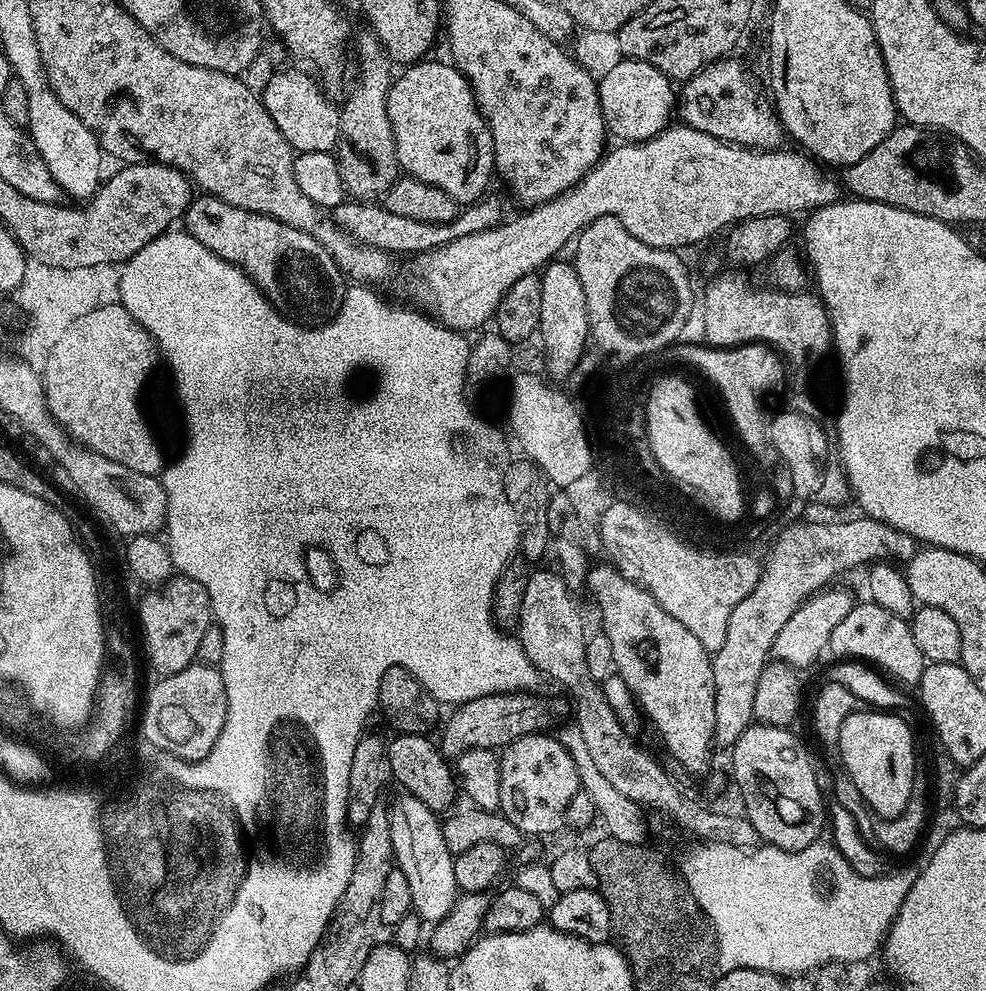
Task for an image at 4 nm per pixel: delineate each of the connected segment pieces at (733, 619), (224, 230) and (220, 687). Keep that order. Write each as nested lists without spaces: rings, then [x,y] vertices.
[[[861,515],[859,519],[860,520],[832,520],[829,524],[806,524],[807,522],[789,524],[775,540],[771,541],[769,548],[772,549],[769,550],[768,557],[763,557],[760,577],[754,586],[754,590],[750,590],[750,594],[746,594],[746,598],[742,598],[742,602],[738,602],[738,606],[734,606],[734,610],[730,614],[730,622],[726,622],[726,638],[722,642],[720,649],[711,653],[712,669],[714,670],[714,686],[716,687],[716,701],[714,702],[714,740],[717,745],[725,744],[725,746],[731,746],[736,744],[738,738],[742,738],[744,731],[752,727],[754,723],[752,718],[754,714],[754,690],[758,690],[758,678],[762,674],[764,665],[769,663],[774,640],[778,636],[778,632],[782,630],[782,626],[790,620],[790,616],[799,610],[809,597],[816,595],[816,593],[819,593],[821,590],[827,589],[829,585],[833,583],[831,580],[834,579],[835,576],[840,576],[843,572],[850,571],[851,568],[856,567],[858,564],[868,566],[873,562],[906,562],[910,558],[914,558],[914,554],[918,550],[918,541],[913,538],[913,536],[897,528],[892,528],[889,524],[883,524],[881,520],[870,516]]]
[[[207,194],[197,195],[189,202],[182,224],[202,246],[242,269],[277,312],[300,322],[323,322],[339,312],[346,276],[315,236]]]
[[[193,662],[178,674],[160,676],[142,700],[144,723],[142,730],[149,734],[156,750],[169,752],[177,761],[204,760],[218,740],[226,720],[226,686],[219,667]]]

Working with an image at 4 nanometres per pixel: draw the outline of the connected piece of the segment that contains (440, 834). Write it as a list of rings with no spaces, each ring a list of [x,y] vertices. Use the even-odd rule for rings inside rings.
[[[403,793],[389,807],[391,845],[394,846],[394,862],[409,879],[412,907],[423,921],[433,924],[449,913],[450,906],[456,901],[459,893],[457,880],[454,878],[454,854],[446,846],[443,825],[433,809],[425,806],[418,799]]]

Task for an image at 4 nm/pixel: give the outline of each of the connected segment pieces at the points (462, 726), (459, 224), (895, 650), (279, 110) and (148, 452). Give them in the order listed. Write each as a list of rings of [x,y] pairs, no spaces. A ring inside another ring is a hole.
[[[527,691],[499,692],[474,698],[451,709],[452,717],[443,721],[438,747],[446,758],[457,758],[469,749],[482,747],[503,750],[520,736],[539,733],[544,724],[544,708]]]
[[[493,194],[485,195],[475,204],[457,211],[455,218],[450,222],[418,222],[418,218],[406,218],[402,214],[390,214],[380,202],[361,202],[355,198],[345,199],[343,204],[331,209],[331,219],[335,220],[338,227],[352,235],[353,240],[361,244],[369,244],[381,248],[389,254],[396,252],[412,252],[418,254],[428,252],[438,246],[446,246],[466,234],[478,234],[482,230],[490,230],[495,224],[505,219],[506,213],[500,205],[500,200]]]
[[[871,602],[863,603],[853,606],[846,618],[842,619],[838,626],[834,626],[828,644],[831,654],[833,652],[836,658],[863,662],[881,673],[887,674],[893,681],[901,680],[901,682],[896,681],[901,685],[919,685],[926,661],[922,650],[918,650],[918,645],[914,643],[911,623],[890,614],[890,610],[882,610],[882,606]]]
[[[288,68],[285,72],[274,73],[265,82],[262,91],[264,108],[270,118],[274,118],[274,126],[278,126],[282,138],[286,138],[296,154],[332,152],[340,141],[340,109],[328,101],[327,94],[320,89],[321,81],[313,76],[308,72],[299,72],[296,68]]]
[[[121,303],[102,305],[76,318],[62,332],[60,340],[50,352],[42,379],[52,416],[73,440],[130,470],[138,470],[138,474],[156,477],[156,468],[160,464],[156,460],[156,451],[160,448],[152,448],[152,440],[148,440],[142,411],[142,393],[155,344],[151,334]]]

